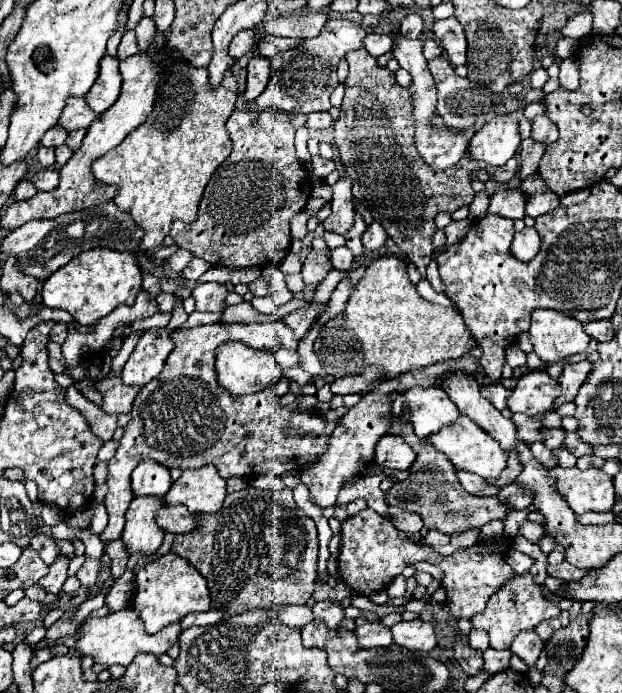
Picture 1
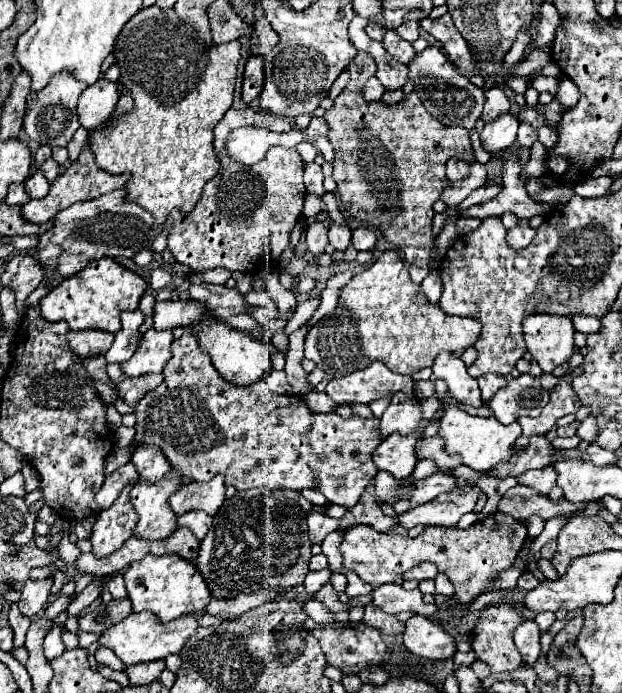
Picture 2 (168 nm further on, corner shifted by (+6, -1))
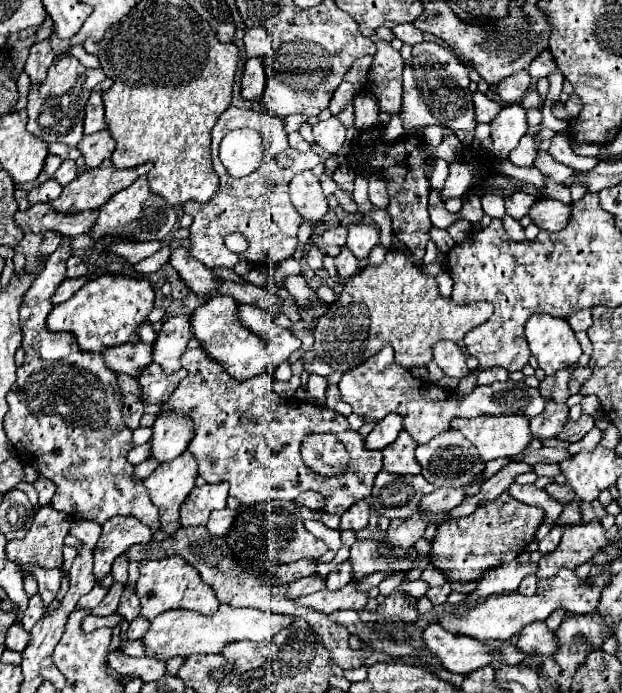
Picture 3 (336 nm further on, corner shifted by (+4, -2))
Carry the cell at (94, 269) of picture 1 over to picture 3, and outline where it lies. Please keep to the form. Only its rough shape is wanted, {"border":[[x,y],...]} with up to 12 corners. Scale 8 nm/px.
{"border":[[103,274],[55,306],[47,328],[83,352],[139,342],[147,280]]}

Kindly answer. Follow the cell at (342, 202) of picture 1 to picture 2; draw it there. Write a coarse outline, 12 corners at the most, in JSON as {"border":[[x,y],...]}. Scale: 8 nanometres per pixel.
{"border":[[347,223],[329,225],[329,241],[345,251],[351,241]]}

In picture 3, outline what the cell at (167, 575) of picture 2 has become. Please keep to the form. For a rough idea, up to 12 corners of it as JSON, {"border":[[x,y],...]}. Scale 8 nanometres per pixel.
{"border":[[181,556],[143,560],[141,616],[213,614],[215,590]]}

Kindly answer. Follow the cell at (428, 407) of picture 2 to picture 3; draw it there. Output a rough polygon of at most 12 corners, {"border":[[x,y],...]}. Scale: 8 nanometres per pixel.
{"border":[[401,430],[383,448],[383,468],[391,474],[419,474],[417,442]]}

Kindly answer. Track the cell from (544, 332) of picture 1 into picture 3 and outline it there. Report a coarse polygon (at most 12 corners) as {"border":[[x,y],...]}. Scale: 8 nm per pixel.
{"border":[[563,318],[525,324],[531,354],[547,376],[575,364],[581,346]]}

